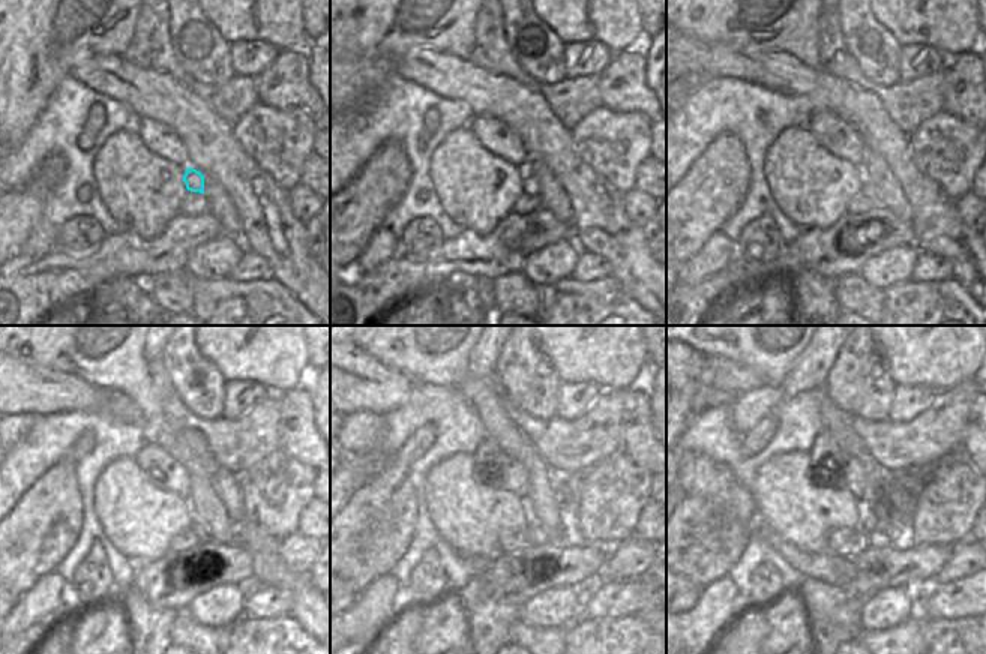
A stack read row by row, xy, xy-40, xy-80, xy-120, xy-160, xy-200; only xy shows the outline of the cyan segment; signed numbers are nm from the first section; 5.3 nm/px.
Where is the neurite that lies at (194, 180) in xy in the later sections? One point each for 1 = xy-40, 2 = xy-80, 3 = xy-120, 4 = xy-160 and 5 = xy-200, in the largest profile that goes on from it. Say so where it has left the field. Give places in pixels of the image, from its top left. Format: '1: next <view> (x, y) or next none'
1: next xy-40 (530, 185)
2: next xy-80 (868, 189)
3: next xy-120 (198, 527)
4: next xy-160 (539, 537)
5: next xy-200 (878, 536)

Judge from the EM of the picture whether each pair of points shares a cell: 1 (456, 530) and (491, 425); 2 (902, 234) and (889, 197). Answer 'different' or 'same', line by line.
1: different
2: different

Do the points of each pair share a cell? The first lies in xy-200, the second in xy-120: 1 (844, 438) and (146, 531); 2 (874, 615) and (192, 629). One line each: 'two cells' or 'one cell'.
1: two cells
2: two cells

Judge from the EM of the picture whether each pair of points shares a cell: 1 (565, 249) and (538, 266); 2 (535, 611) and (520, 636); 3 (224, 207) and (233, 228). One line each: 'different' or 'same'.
1: same
2: different
3: same

